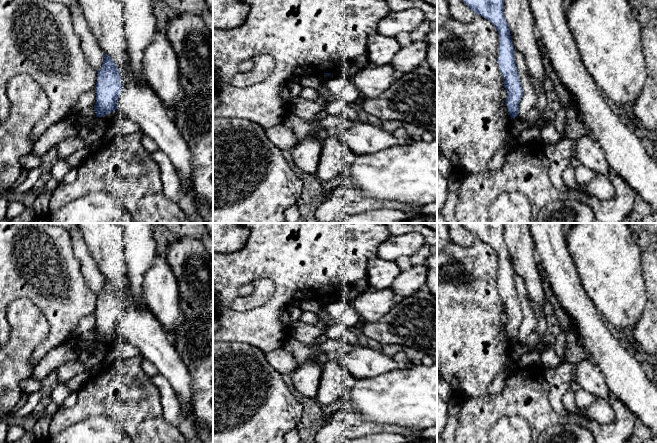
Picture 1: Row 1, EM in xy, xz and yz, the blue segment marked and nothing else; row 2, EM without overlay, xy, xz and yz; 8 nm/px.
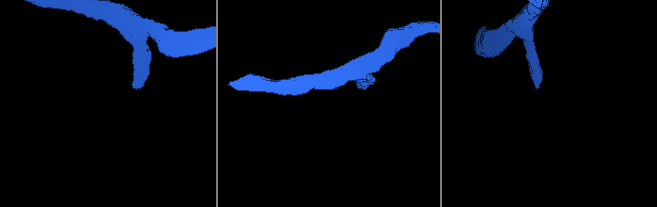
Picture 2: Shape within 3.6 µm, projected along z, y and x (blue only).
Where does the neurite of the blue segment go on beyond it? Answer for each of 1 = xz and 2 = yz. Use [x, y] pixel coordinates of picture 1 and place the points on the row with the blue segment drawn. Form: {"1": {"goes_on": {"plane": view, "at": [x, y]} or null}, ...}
{"1": {"goes_on": null}, "2": {"goes_on": null}}

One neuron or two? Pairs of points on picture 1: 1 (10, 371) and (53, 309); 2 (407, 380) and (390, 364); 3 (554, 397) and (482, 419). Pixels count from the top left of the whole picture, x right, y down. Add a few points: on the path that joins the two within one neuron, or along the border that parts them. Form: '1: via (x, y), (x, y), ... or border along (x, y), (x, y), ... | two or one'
1: border along (30, 301), (47, 321), (48, 334), (44, 341) | two
2: border along (399, 368), (373, 376) | two
3: border along (543, 375), (548, 386), (551, 407), (564, 416) | two

